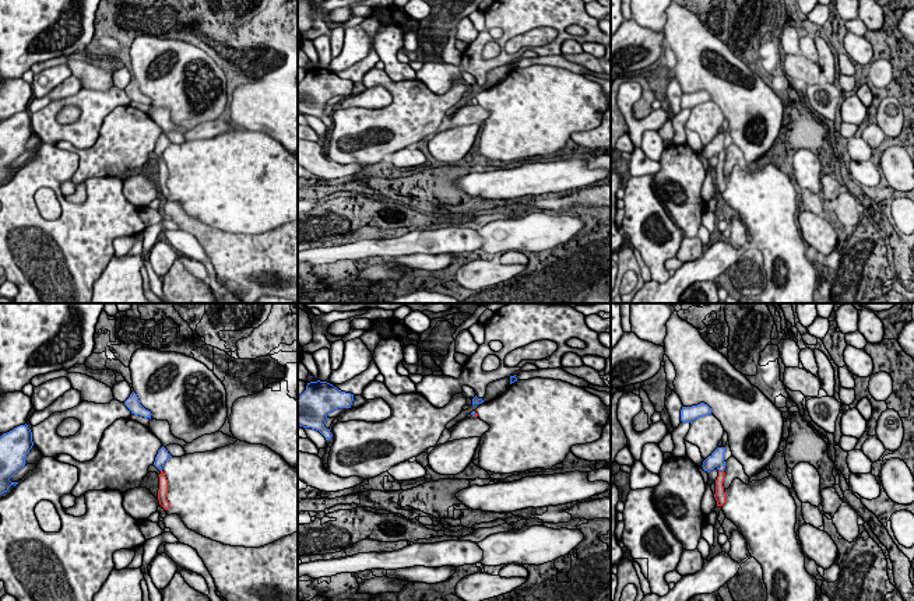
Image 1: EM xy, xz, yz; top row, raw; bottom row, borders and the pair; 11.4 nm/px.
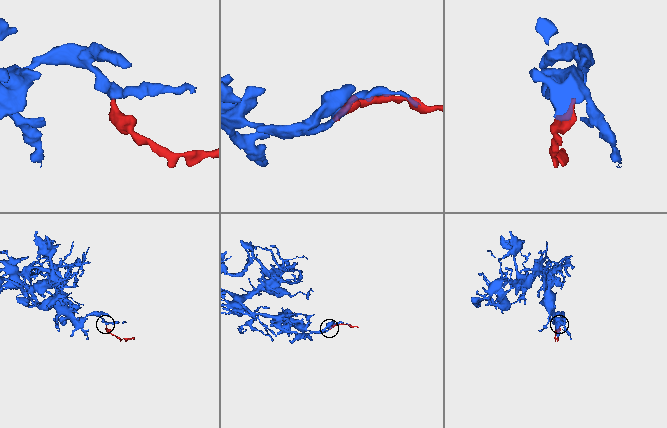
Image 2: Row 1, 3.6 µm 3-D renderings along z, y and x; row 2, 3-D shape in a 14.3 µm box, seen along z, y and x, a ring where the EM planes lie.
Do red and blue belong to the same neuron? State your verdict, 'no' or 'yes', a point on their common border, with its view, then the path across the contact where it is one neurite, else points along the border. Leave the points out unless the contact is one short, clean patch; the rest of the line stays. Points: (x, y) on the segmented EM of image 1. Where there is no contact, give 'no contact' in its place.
yes | yz (723, 470) | across yz (719, 482), (723, 470), (717, 456)

